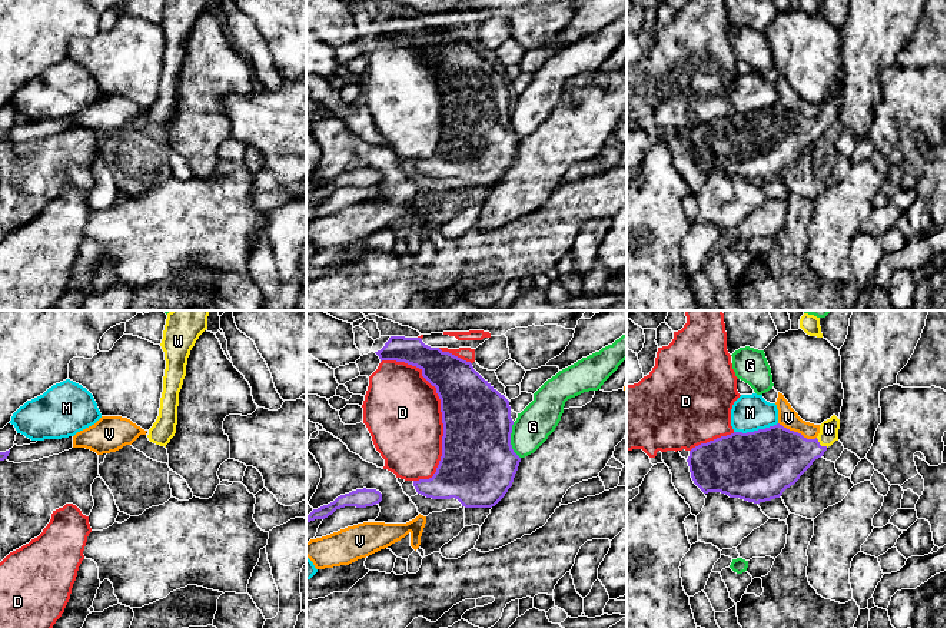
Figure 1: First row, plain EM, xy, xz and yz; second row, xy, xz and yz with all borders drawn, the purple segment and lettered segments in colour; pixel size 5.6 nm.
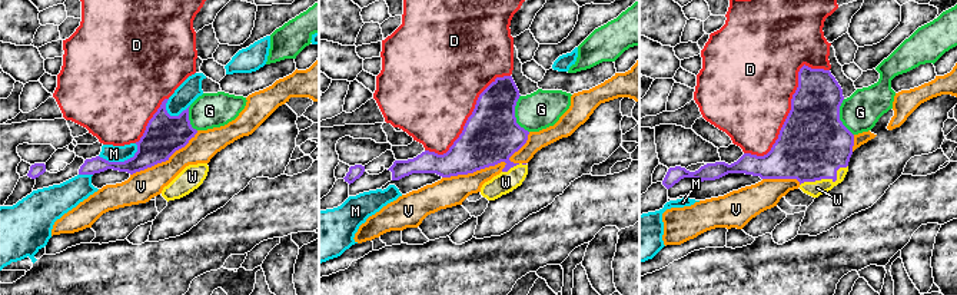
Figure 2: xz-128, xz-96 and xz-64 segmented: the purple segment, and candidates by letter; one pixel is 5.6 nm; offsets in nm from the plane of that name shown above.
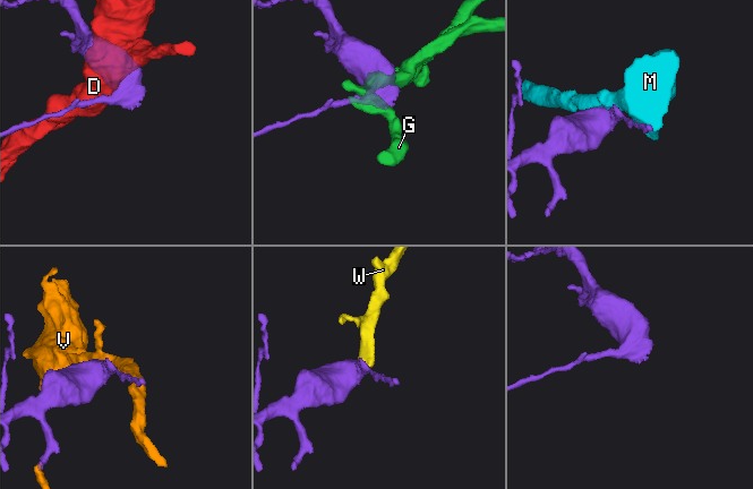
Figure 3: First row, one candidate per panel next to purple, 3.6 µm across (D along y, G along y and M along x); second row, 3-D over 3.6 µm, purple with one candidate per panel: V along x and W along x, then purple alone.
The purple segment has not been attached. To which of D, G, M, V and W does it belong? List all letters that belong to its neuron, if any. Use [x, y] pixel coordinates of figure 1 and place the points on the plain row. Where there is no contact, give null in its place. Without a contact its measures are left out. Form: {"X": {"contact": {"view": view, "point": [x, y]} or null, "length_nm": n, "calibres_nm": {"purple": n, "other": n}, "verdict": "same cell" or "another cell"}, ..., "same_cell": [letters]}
{"D": {"contact": {"view": "xz", "point": [441, 86]}, "length_nm": 750, "calibres_nm": {"purple": 380, "other": 440}, "verdict": "another cell"}, "G": {"contact": {"view": "xz", "point": [509, 120]}, "length_nm": 220, "calibres_nm": {"purple": 420, "other": 200}, "verdict": "another cell"}, "M": {"contact": {"view": "yz", "point": [756, 110]}, "length_nm": 260, "calibres_nm": {"purple": 400, "other": 200}, "verdict": "another cell"}, "V": {"contact": {"view": "yz", "point": [797, 112]}, "length_nm": 240, "calibres_nm": {"purple": 380, "other": 110}, "verdict": "another cell"}, "W": {"contact": {"view": "yz", "point": [820, 125]}, "length_nm": 90, "calibres_nm": {"purple": 340, "other": 110}, "verdict": "same cell"}, "same_cell": ["W"]}

